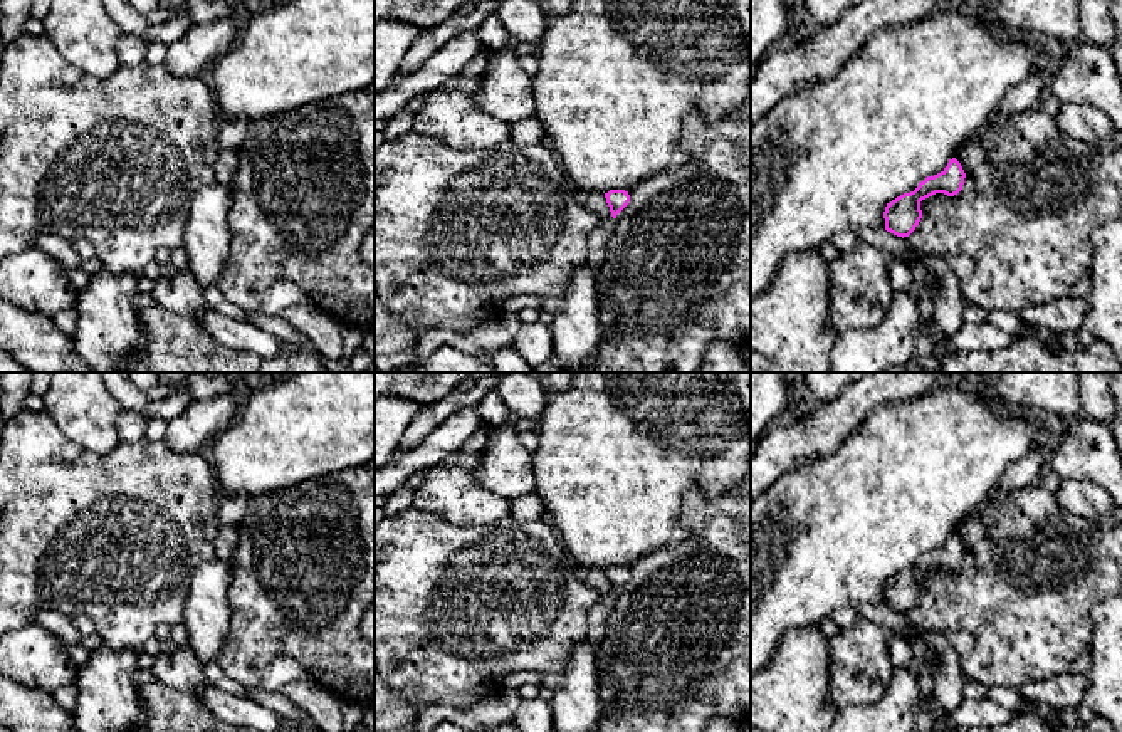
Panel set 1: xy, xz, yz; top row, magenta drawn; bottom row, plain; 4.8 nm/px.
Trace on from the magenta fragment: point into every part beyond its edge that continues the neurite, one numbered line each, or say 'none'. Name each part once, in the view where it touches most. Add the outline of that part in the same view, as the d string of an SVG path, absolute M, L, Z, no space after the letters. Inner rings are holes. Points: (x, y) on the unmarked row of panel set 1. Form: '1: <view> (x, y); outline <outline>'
1: xz (598, 615); outline M603 594L588 613L588 640L596 651L606 636L606 621L615 608L616 594Z

